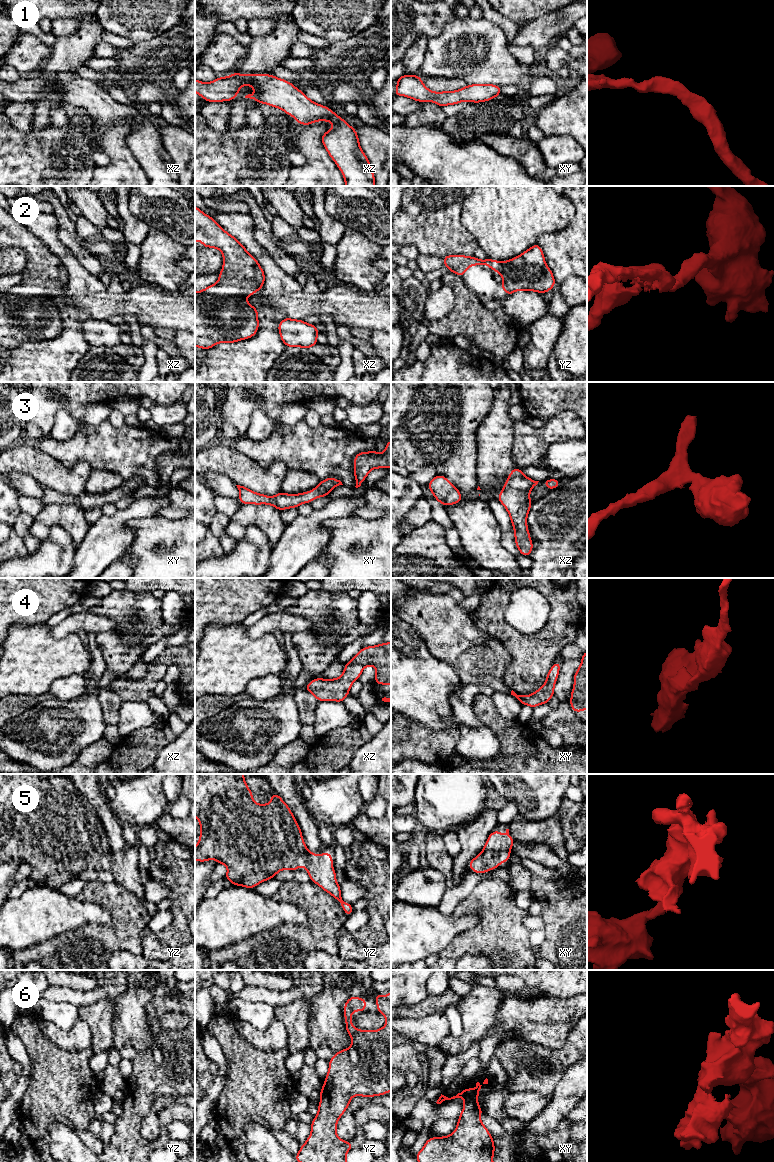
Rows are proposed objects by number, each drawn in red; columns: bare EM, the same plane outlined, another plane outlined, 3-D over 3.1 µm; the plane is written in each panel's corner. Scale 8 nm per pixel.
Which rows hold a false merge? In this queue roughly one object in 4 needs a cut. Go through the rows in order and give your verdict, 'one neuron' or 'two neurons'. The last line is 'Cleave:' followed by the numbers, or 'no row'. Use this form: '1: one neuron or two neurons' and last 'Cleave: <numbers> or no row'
1: one neuron
2: one neuron
3: one neuron
4: one neuron
5: one neuron
6: one neuron
Cleave: no row

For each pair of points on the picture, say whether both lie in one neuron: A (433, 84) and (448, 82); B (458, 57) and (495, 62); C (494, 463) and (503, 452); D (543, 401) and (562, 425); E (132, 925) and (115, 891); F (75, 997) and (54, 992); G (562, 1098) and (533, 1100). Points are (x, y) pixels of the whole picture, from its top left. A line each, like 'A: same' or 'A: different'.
A: same
B: same
C: same
D: different
E: same
F: same
G: different

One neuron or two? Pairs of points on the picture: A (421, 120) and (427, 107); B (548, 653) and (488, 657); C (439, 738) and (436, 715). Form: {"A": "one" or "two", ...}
{"A": "one", "B": "two", "C": "two"}

